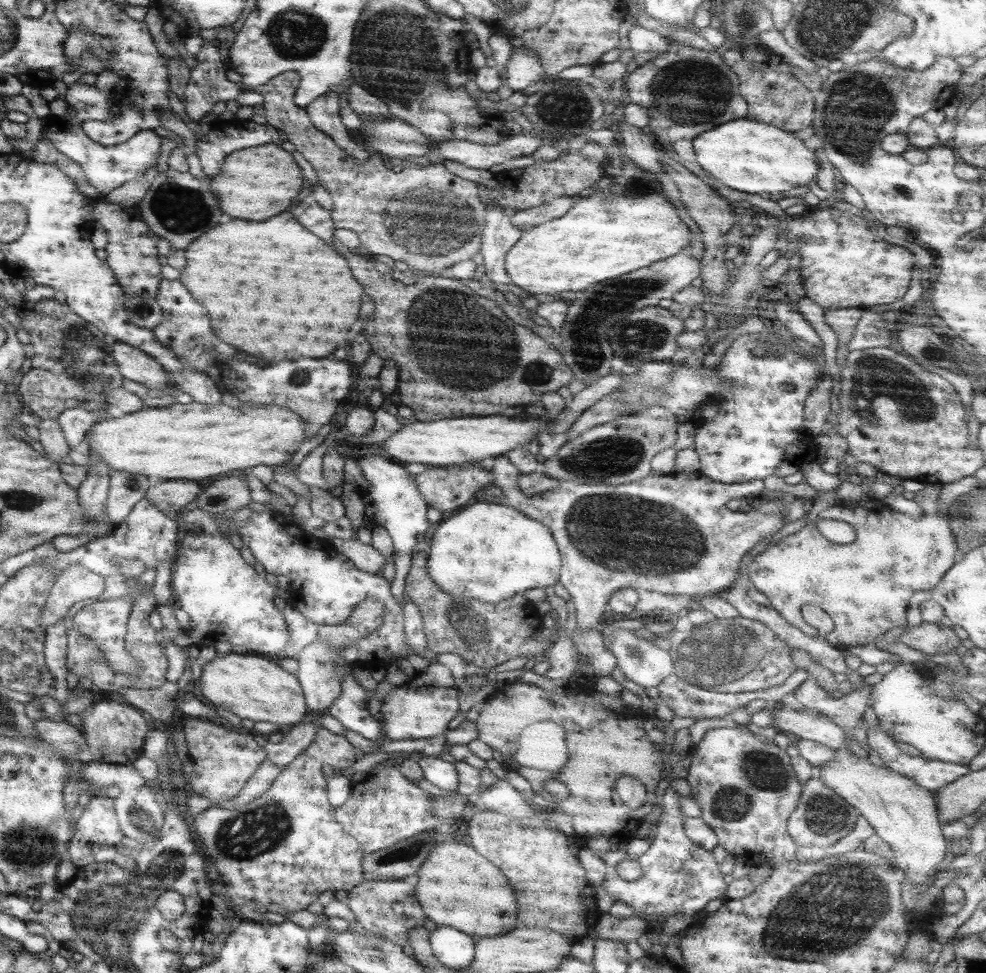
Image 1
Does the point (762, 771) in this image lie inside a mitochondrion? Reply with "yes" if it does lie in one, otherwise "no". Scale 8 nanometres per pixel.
yes

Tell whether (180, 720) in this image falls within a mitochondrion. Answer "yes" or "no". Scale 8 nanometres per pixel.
no

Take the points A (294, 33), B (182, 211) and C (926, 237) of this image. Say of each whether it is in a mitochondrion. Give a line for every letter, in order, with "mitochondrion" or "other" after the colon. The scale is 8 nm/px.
A: mitochondrion
B: mitochondrion
C: other

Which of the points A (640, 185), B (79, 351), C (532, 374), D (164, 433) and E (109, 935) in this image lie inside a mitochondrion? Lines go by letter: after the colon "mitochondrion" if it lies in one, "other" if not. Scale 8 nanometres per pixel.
A: mitochondrion
B: mitochondrion
C: mitochondrion
D: other
E: mitochondrion

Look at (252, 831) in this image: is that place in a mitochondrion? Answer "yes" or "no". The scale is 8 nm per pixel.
yes

